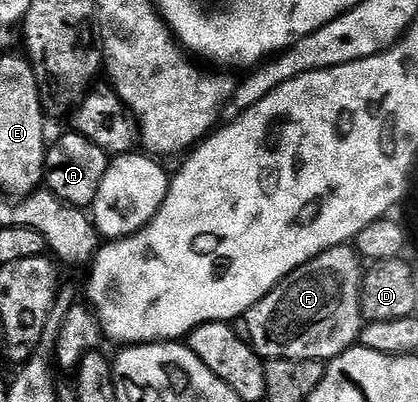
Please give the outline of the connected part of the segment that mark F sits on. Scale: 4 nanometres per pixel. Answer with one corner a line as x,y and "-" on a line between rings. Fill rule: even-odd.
351,244
335,245
282,278
246,314
246,340
261,358
329,362
357,344
360,315
361,258

